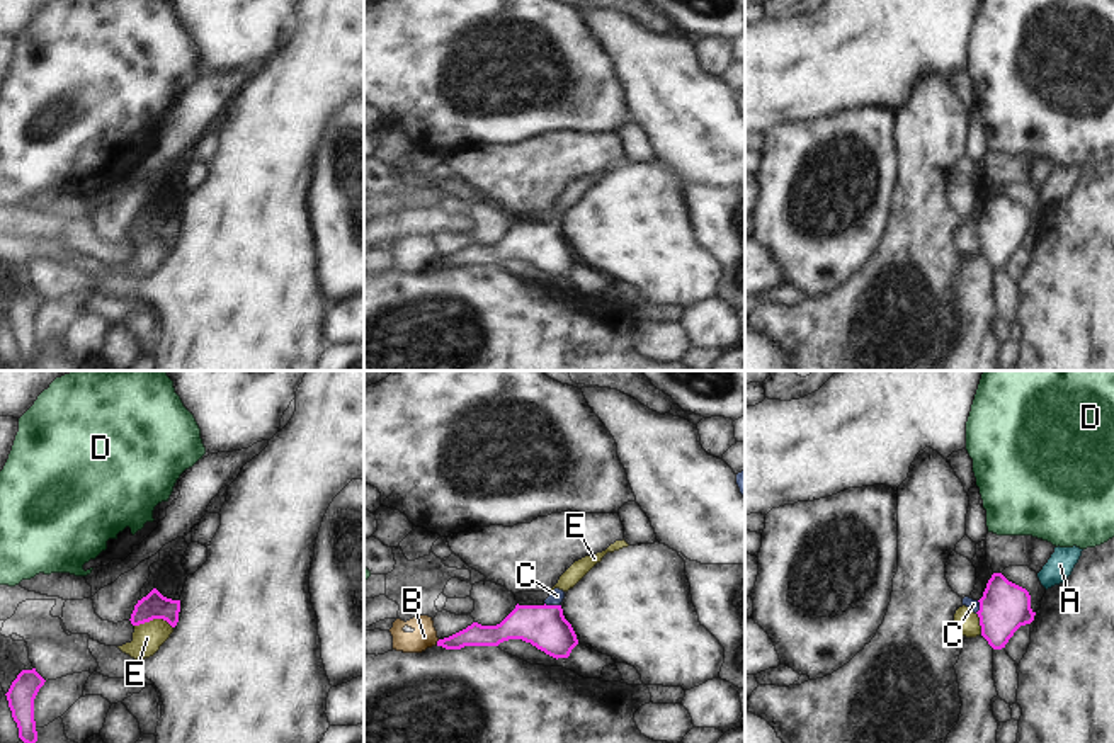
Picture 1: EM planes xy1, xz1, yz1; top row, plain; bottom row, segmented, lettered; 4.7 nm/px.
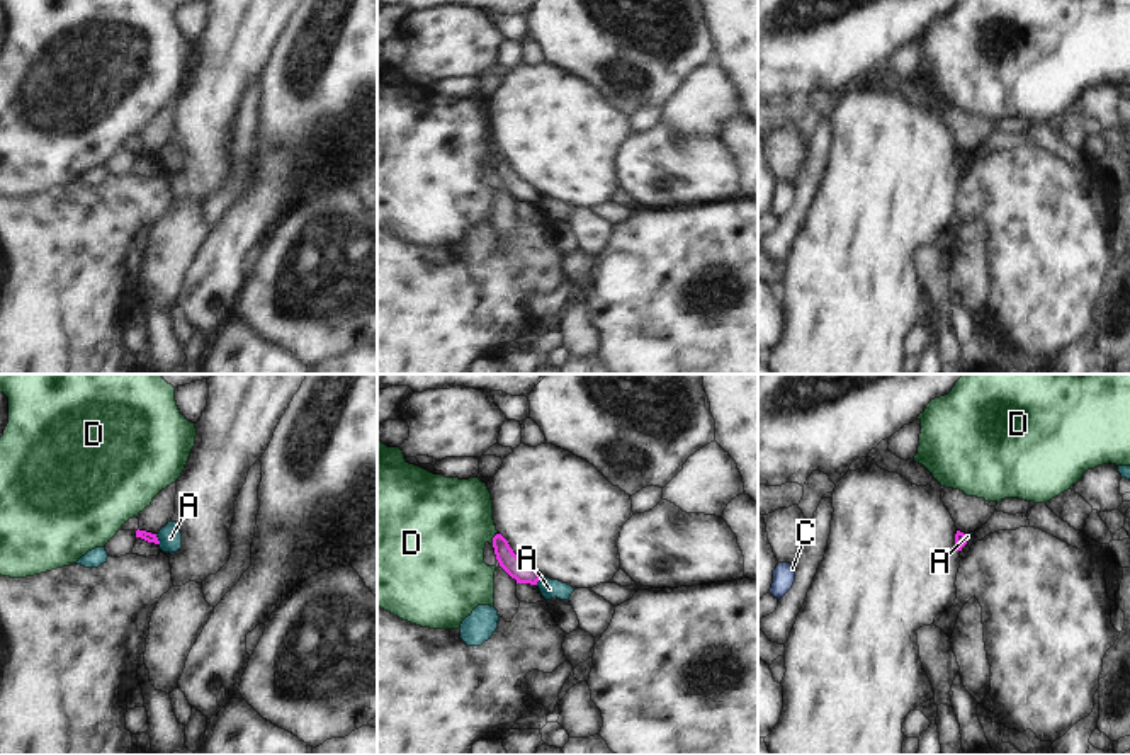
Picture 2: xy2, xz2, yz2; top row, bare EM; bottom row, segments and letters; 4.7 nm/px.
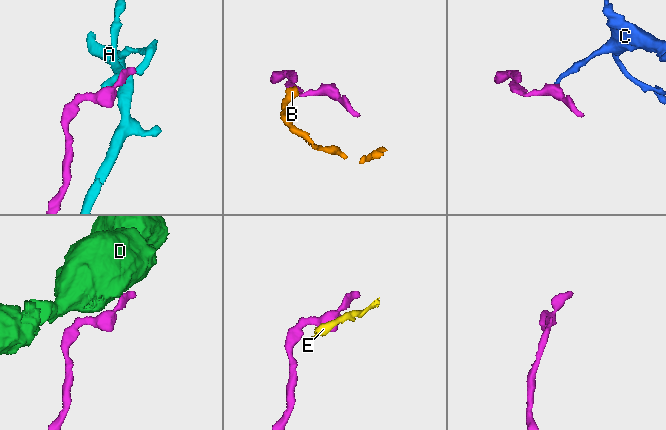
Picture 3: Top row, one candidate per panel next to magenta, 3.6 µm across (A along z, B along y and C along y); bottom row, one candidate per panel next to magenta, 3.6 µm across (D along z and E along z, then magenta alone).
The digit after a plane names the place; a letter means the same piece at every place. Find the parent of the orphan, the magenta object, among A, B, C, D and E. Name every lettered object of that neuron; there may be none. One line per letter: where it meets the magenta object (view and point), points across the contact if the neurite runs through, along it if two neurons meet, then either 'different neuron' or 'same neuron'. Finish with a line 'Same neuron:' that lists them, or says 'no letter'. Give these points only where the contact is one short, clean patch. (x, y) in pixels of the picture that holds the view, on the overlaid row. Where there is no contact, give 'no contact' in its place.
A: xy2 (157, 539) | along xy2 (155, 534), (160, 543) | different neuron
B: xz1 (437, 641) | along xz1 (439, 640), (436, 643) | different neuron
C: xz1 (553, 606) | across xz1 (545, 626), (553, 606), (556, 595) | same neuron
D: xz2 (493, 539) | along xz2 (497, 534), (491, 544) | different neuron
E: xy1 (153, 618) | along xy1 (135, 624), (164, 619), (172, 628) | different neuron
Same neuron: C

